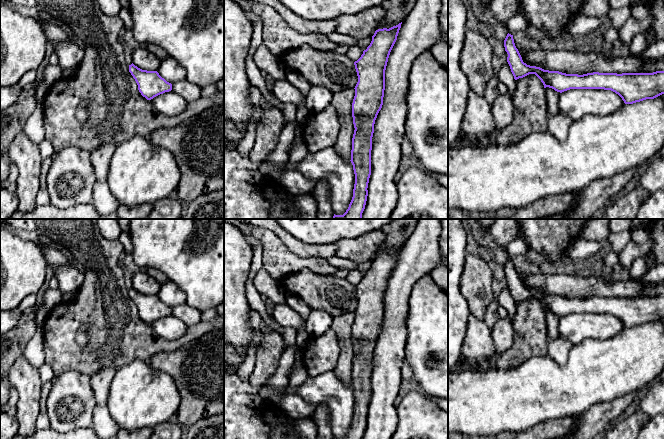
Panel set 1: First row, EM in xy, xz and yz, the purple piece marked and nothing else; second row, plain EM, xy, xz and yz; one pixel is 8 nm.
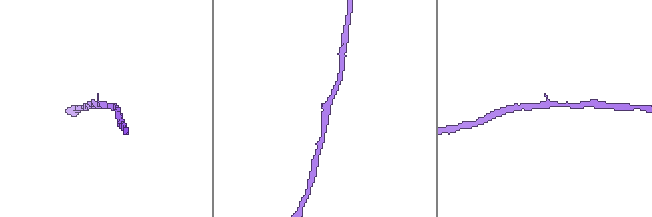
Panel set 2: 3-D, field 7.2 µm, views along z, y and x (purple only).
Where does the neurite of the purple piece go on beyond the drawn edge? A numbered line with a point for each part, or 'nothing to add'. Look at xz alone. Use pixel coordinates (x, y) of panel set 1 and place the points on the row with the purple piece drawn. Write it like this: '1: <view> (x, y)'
nothing to add

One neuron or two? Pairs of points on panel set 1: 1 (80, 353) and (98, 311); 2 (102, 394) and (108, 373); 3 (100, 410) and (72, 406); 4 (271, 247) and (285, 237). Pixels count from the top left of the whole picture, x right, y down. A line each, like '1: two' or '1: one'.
1: one
2: one
3: two
4: two

